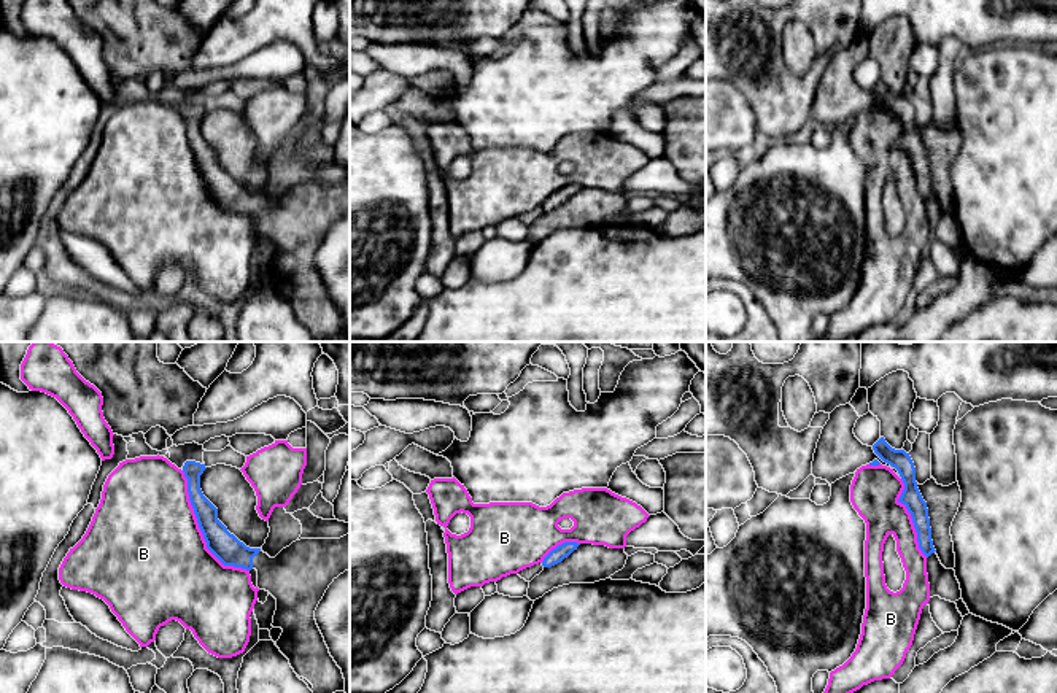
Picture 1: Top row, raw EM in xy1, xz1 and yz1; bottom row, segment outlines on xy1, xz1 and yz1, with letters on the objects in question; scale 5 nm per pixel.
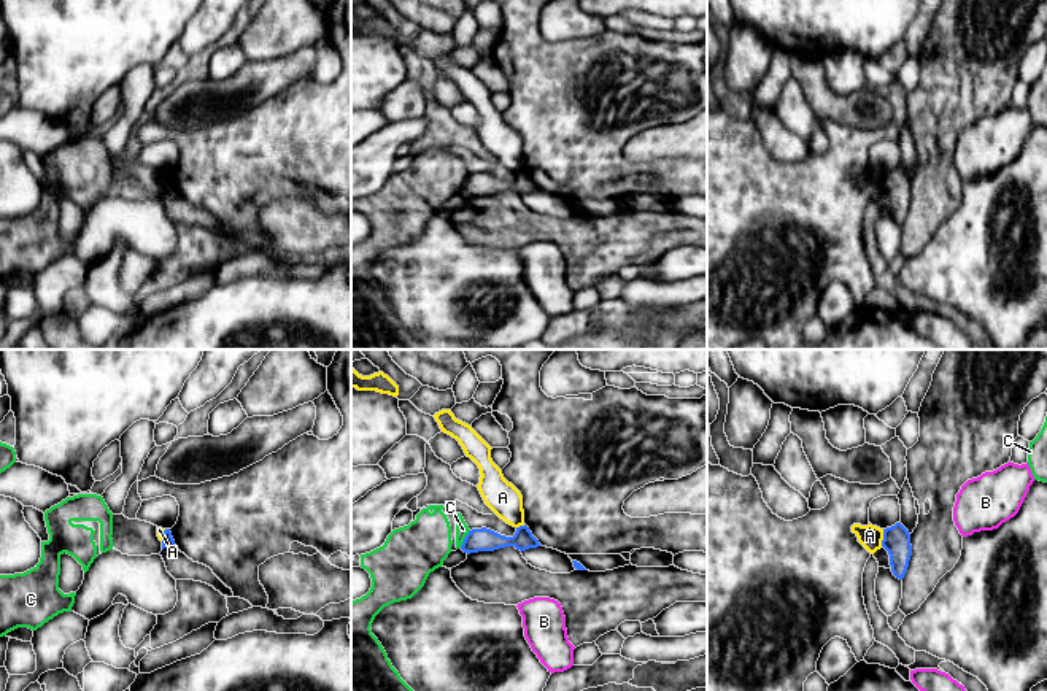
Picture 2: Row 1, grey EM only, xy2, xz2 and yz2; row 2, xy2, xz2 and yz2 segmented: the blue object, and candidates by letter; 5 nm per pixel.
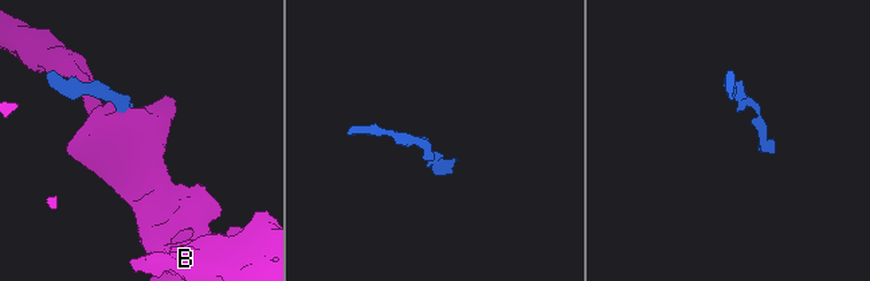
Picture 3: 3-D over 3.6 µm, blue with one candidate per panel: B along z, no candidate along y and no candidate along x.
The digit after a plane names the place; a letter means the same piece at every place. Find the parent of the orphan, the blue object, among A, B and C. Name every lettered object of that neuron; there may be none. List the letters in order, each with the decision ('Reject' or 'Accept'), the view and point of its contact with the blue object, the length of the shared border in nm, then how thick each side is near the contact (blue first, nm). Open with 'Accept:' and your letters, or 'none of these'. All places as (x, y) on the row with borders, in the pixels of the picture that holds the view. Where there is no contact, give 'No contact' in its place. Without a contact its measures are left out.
Accept: none of these
A: Reject. Touches blue at yz2 (884, 537). Shared border 90 nm. Thickness 140 nm (blue) against 120 nm
B: Reject. Touches blue at xy1 (201, 530). Shared border 600 nm. Thickness 150 nm (blue) against 500 nm
C: Reject. Touches blue at xz2 (464, 539). Shared border 110 nm. Thickness 120 nm (blue) against 70 nm

